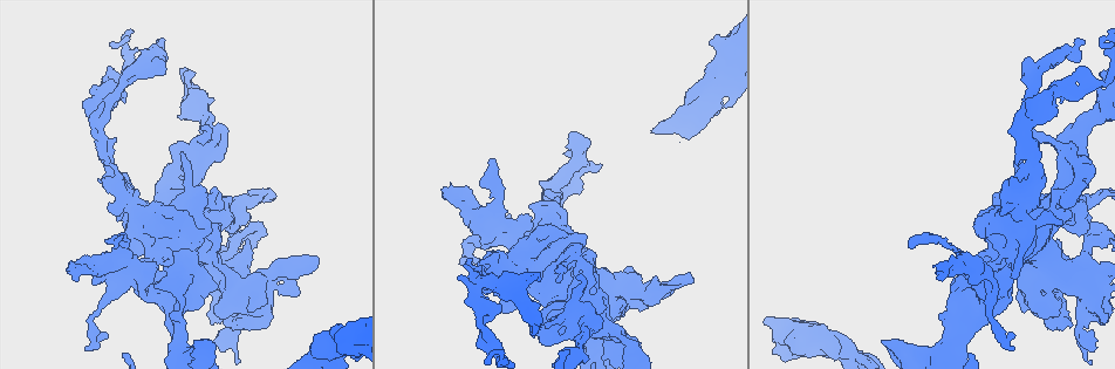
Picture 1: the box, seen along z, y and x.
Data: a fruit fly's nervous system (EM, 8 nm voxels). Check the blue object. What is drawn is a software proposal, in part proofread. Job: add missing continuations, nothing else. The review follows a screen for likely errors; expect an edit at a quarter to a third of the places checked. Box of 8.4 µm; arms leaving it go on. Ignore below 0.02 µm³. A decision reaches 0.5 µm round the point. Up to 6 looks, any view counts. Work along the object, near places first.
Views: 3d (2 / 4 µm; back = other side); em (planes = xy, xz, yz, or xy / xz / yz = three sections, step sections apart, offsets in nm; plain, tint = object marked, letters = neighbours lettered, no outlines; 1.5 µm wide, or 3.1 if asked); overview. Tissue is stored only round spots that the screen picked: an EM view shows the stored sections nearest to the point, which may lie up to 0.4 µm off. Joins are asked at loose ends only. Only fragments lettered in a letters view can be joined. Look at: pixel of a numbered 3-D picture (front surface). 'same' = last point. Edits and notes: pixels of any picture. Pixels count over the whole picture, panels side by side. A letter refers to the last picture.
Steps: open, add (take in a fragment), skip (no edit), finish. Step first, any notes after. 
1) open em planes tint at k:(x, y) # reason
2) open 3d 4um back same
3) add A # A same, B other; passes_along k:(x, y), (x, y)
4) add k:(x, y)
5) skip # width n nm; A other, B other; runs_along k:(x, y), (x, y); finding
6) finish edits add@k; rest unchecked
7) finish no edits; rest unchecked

open 3d 2um at 1:(1022, 309) # stops while still wide

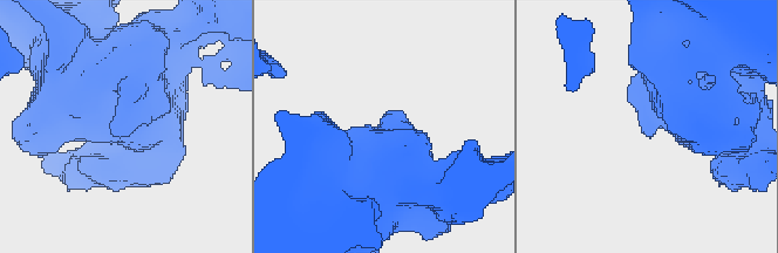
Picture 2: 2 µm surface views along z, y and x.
open em xy step 4 tint at 2:(130, 130) # now the EM

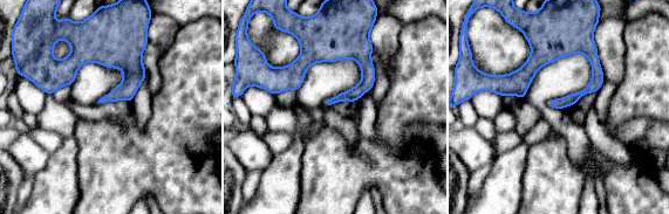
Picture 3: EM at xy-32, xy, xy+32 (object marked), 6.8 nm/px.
open em planes letters same

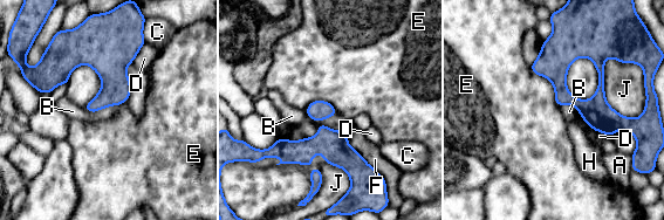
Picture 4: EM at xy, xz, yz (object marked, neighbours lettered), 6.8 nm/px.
skip # A other, B other, C other, D other, E other, F other, H other, J other; runs_along 4:(545, 45), (560, 88), (623, 125); no lettered fragment goes on from it

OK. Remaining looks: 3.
open 3d 2um at 1:(909, 244) # an open end

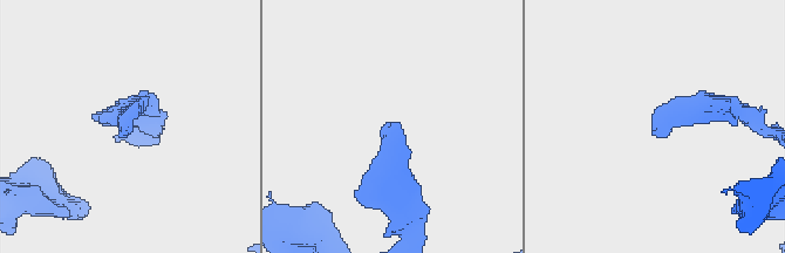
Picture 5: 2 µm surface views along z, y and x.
open em planes letters at 5:(654, 131)

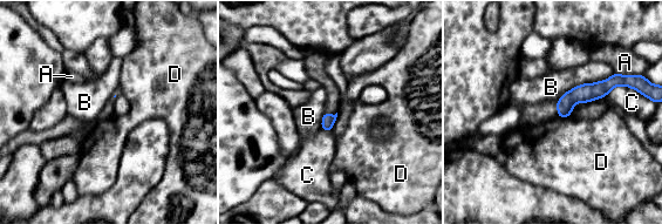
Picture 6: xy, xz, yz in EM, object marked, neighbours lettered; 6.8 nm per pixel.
skip # A other, B other, C other, D other; border 6:(571, 115), (558, 117); no lettered fragment goes on from it

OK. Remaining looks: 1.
finish no edits; rest unchecked

